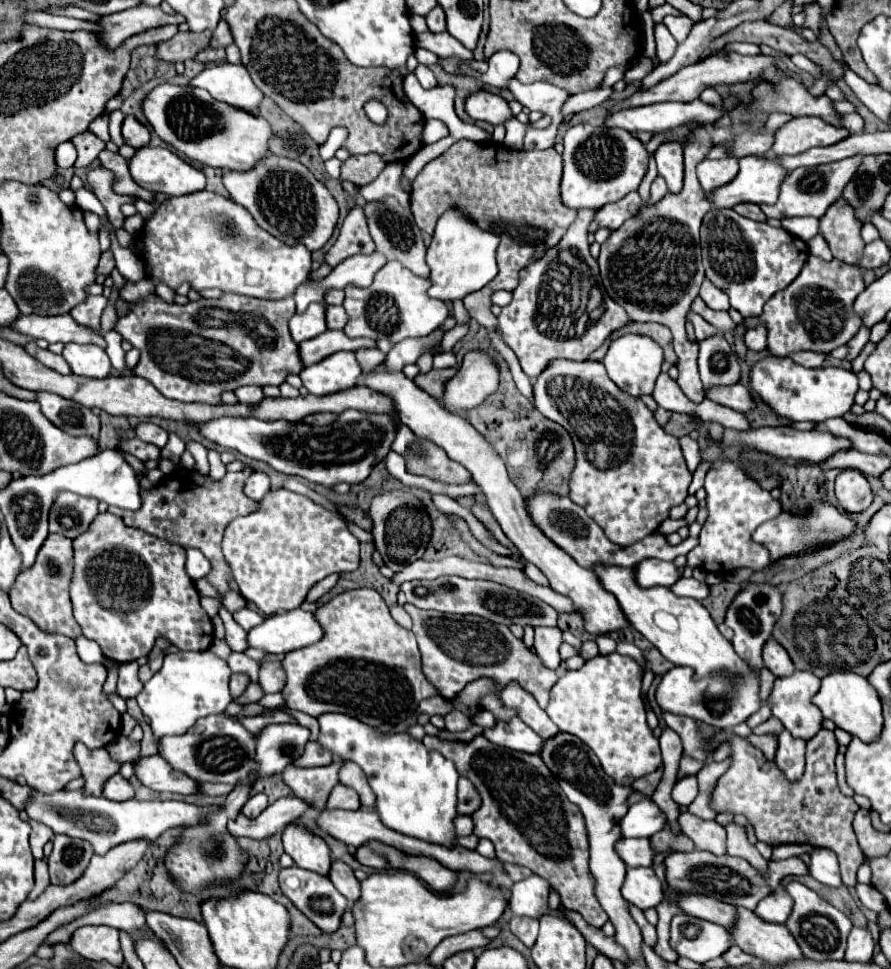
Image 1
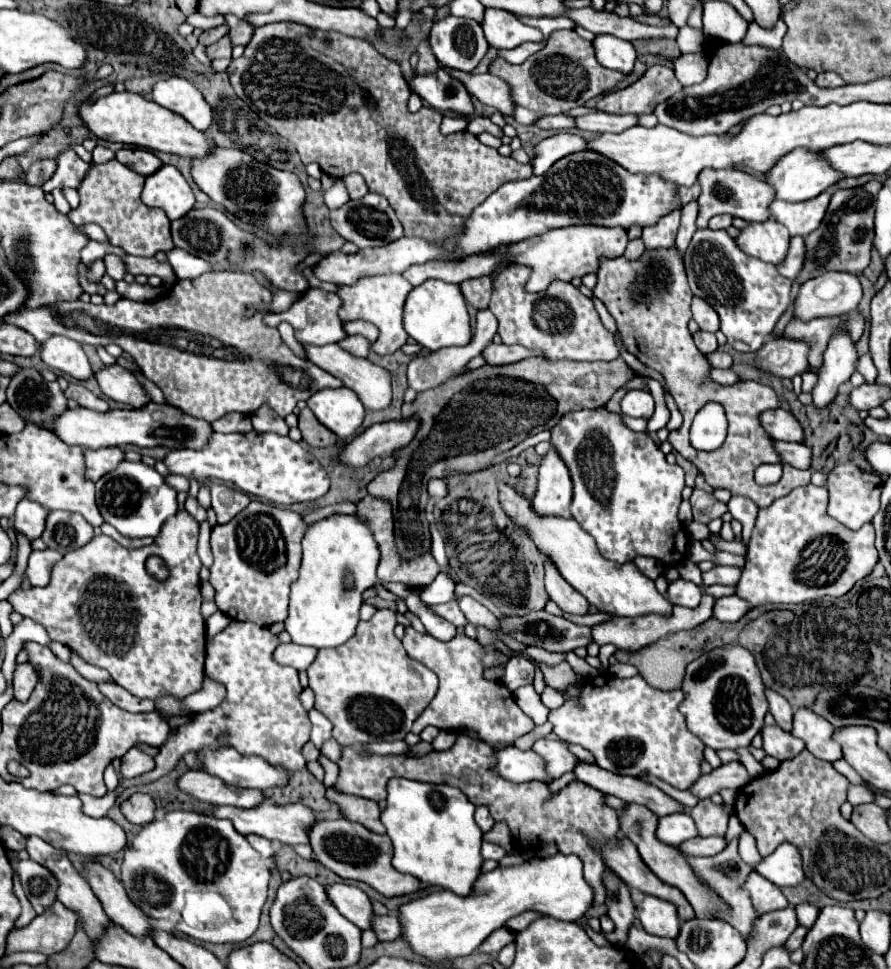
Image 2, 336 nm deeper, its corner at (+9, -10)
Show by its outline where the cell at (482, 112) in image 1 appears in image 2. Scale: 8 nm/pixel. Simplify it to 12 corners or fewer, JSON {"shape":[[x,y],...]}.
{"shape":[[444,69],[412,71],[408,85],[438,111],[474,111],[462,81]]}

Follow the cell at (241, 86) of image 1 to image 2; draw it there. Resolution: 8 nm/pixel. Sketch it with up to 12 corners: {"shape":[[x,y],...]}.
{"shape":[[182,77],[158,81],[152,101],[198,131],[212,123],[210,105]]}

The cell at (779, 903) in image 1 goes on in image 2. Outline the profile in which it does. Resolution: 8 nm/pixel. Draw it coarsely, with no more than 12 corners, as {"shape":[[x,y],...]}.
{"shape":[[798,905],[796,915],[798,923],[804,927],[812,927],[818,907]]}

